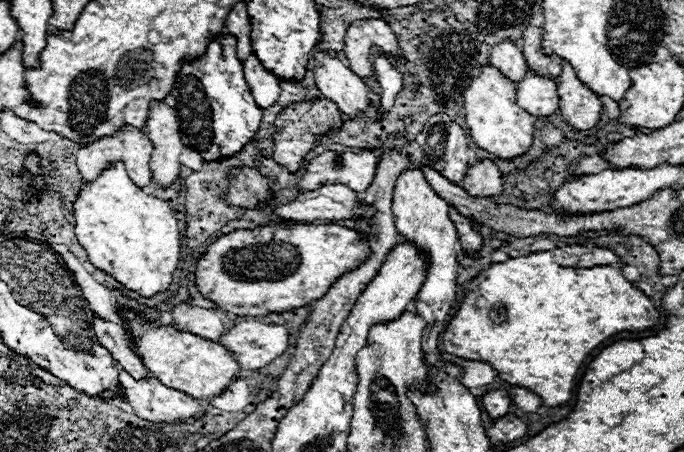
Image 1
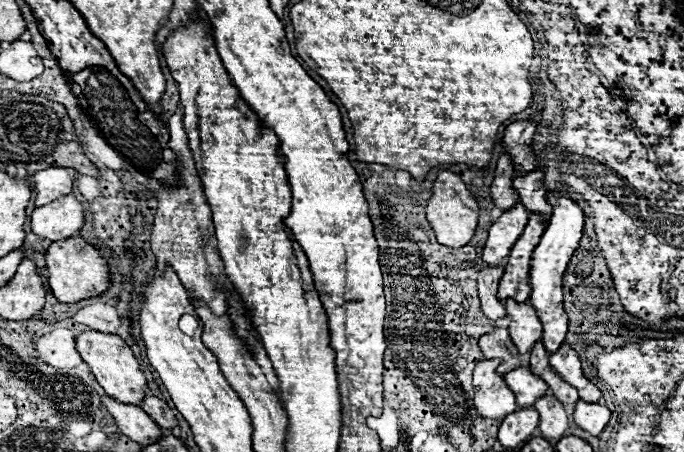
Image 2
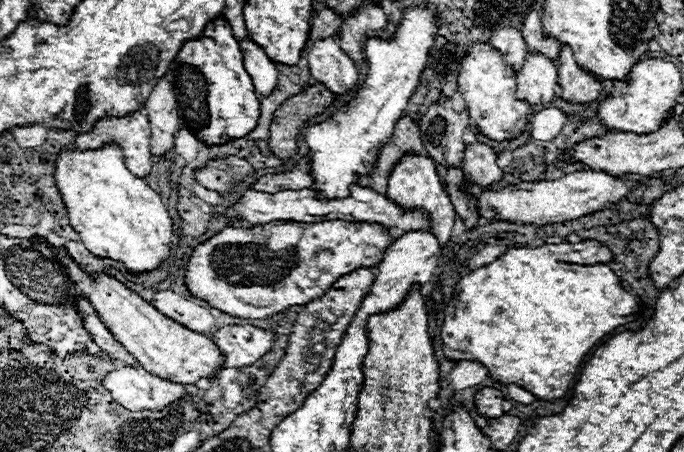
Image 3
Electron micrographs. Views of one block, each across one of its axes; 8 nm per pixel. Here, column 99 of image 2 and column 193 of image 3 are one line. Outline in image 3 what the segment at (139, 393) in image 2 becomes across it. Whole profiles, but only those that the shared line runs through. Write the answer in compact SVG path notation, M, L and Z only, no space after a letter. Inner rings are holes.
M54 246L56 262L68 270L68 278L76 284L78 290L88 298L94 306L100 320L112 330L114 338L134 354L134 358L144 366L144 370L152 370L152 374L160 374L160 378L168 378L170 382L186 384L196 382L198 378L212 378L212 370L220 368L224 356L216 350L216 344L210 342L208 336L192 332L178 322L160 314L152 304L142 300L136 292L126 288L120 280L104 274L104 272L84 272L66 252L64 246Z

